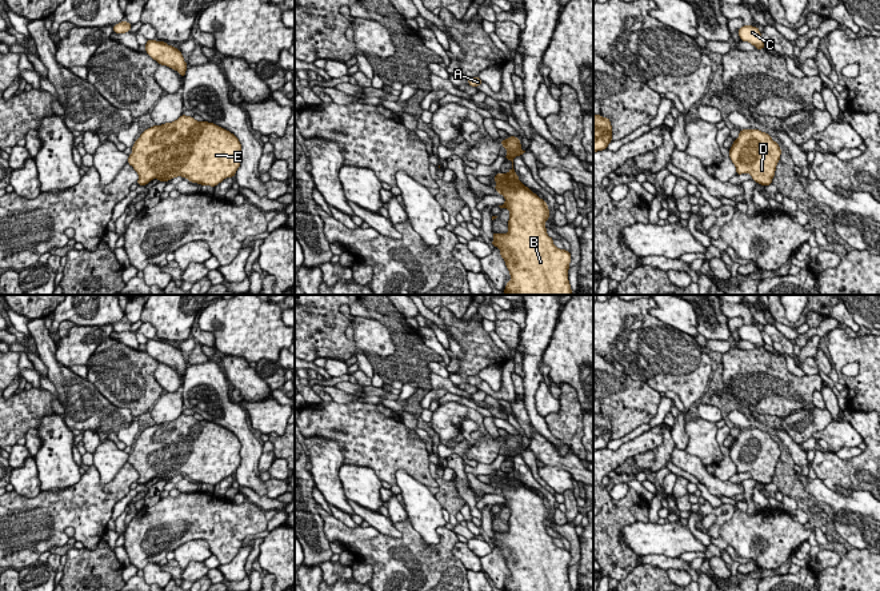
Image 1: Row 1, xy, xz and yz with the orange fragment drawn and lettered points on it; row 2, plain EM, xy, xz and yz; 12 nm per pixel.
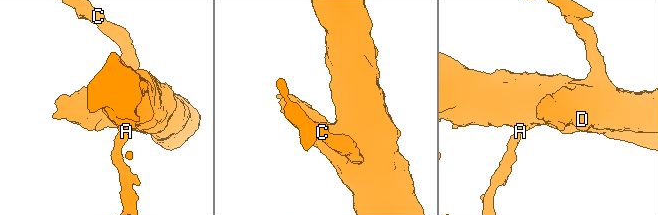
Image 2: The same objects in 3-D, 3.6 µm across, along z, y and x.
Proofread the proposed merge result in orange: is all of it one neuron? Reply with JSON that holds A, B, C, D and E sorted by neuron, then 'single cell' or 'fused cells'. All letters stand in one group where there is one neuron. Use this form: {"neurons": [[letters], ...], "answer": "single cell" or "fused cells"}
{"neurons": [["A", "B", "C", "D", "E"]], "answer": "single cell"}

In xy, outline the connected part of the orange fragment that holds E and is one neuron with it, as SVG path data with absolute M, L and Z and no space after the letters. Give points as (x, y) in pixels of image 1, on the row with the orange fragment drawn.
M181 115L172 123L147 128L135 141L128 164L137 172L139 185L181 176L216 187L235 176L241 163L240 151L239 139L229 131Z

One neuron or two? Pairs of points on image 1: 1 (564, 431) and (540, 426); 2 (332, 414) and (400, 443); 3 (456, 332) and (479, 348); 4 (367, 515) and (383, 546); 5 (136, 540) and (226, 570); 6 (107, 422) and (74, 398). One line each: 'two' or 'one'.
1: two
2: one
3: one
4: two
5: two
6: one

